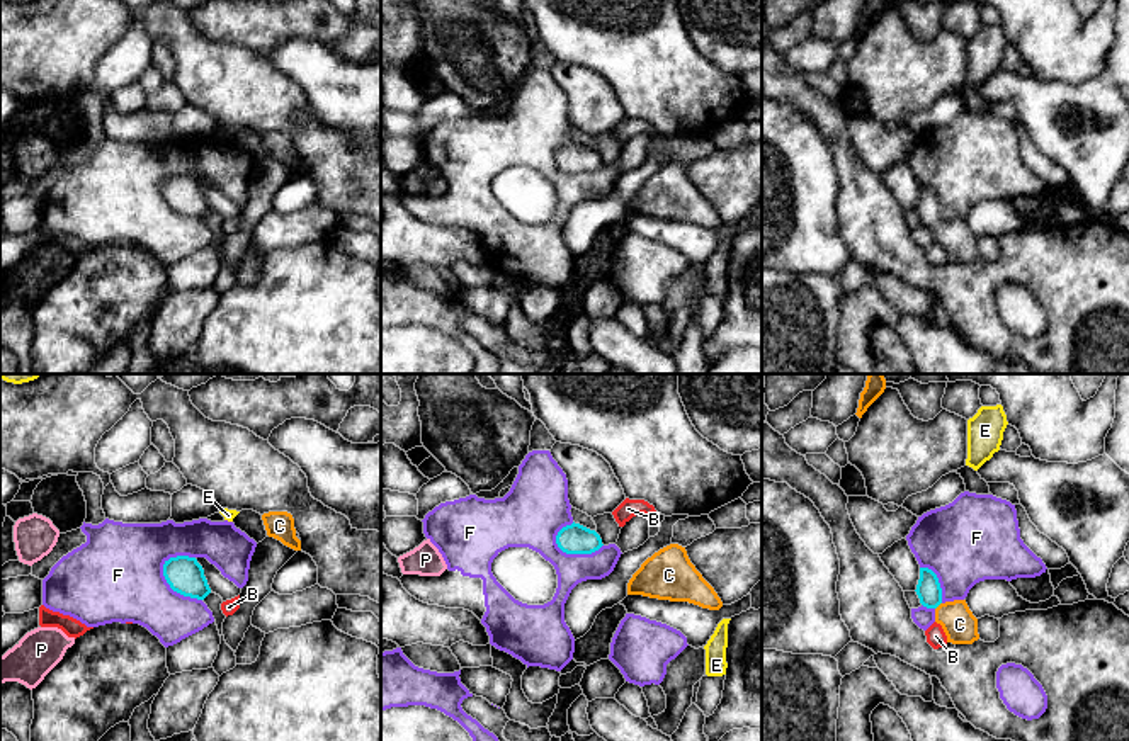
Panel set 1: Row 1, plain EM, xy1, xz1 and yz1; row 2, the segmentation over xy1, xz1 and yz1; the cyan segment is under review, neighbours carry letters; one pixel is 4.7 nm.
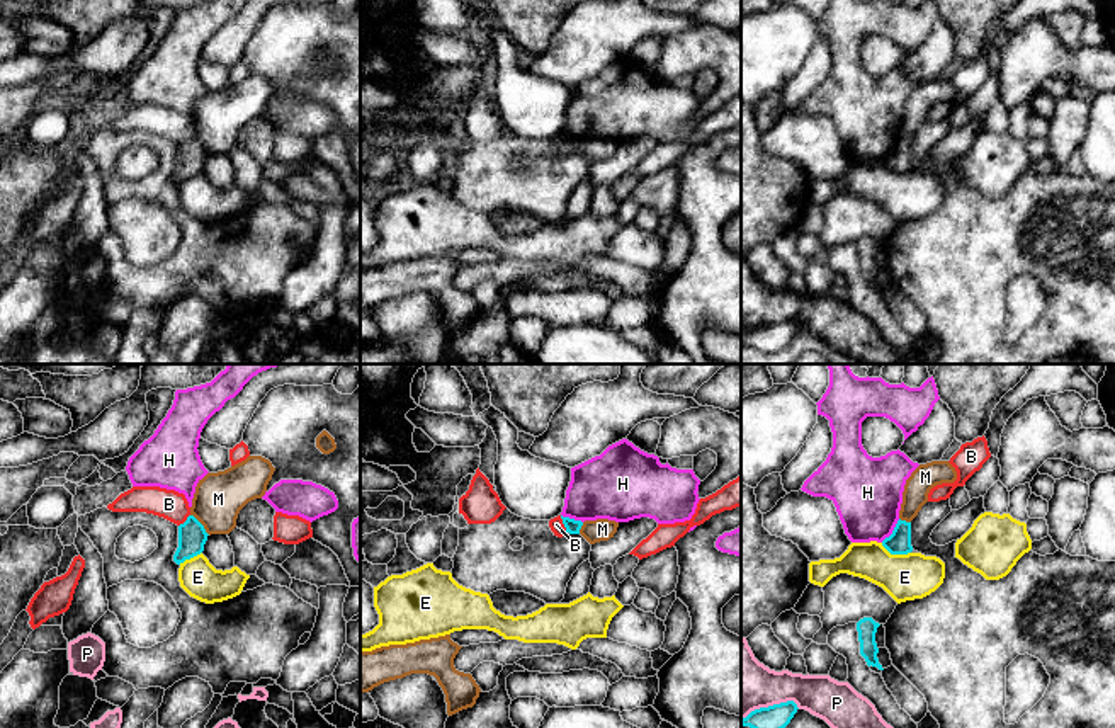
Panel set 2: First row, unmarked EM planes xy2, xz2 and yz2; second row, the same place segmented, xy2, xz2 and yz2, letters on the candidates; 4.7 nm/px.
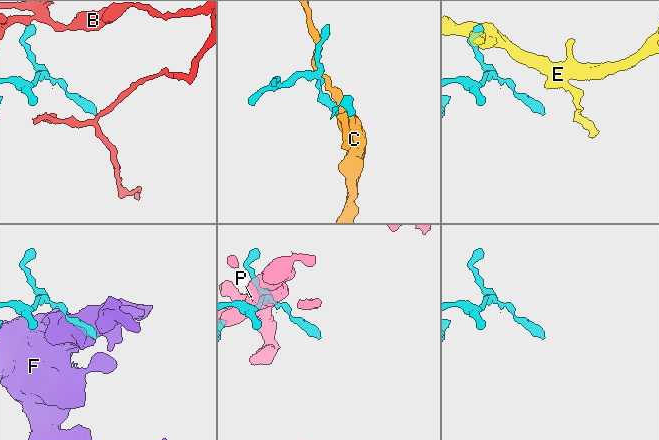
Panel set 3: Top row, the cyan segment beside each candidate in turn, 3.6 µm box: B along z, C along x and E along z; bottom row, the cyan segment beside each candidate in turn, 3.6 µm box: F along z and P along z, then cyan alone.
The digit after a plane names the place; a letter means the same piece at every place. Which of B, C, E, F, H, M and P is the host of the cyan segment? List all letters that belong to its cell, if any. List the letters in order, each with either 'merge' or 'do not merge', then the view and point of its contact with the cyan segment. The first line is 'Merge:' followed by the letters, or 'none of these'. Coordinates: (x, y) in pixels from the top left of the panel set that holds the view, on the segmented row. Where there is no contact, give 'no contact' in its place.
Merge: C
B: do not merge; meets cyan in xz2 at (563, 523)
C: merge; meets cyan in yz1 at (939, 604)
E: do not merge; meets cyan in yz2 at (896, 553)
F: do not merge; meets cyan in xy1 at (172, 588)
H: do not merge; meets cyan in yz2 at (893, 531)
M: do not merge; meets cyan in xy2 at (201, 524)
P: do not merge; meets cyan in yz2 at (770, 706)

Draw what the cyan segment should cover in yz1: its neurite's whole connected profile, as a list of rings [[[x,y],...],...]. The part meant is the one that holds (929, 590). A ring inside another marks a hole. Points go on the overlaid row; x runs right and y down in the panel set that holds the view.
[[[920,568],[916,585],[920,603],[935,610],[935,622],[942,625],[947,642],[973,644],[979,639],[978,619],[969,610],[966,600],[942,602],[942,588],[937,574],[928,568]]]

